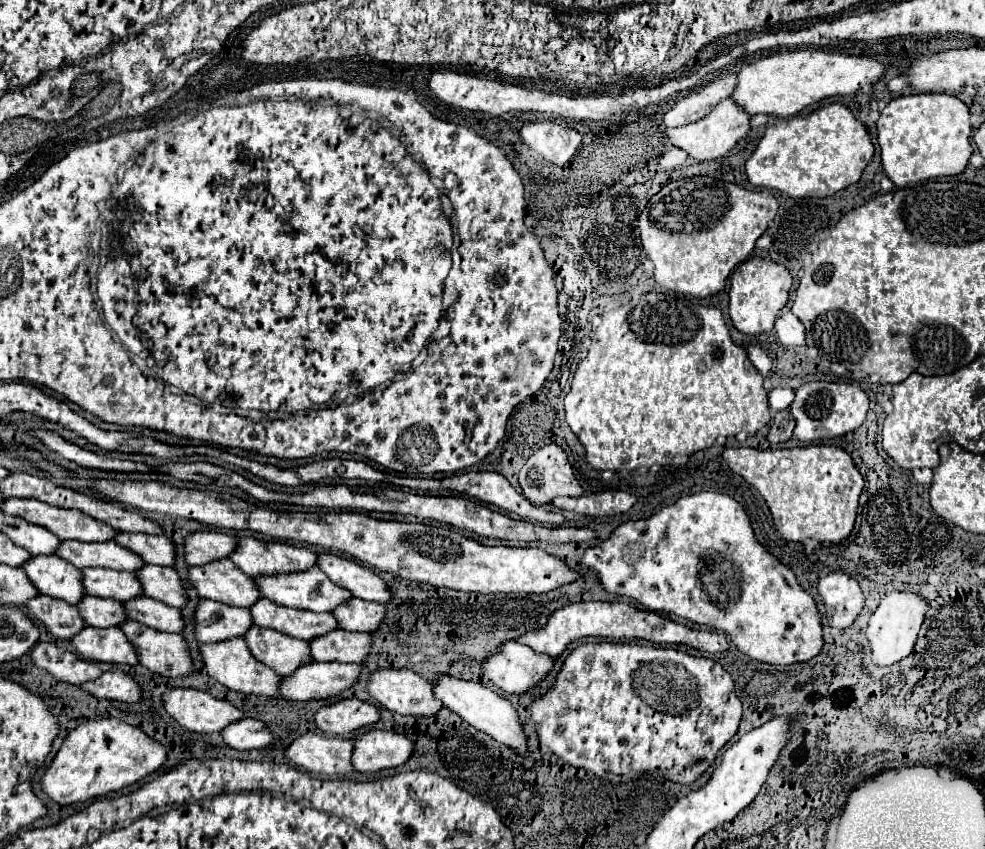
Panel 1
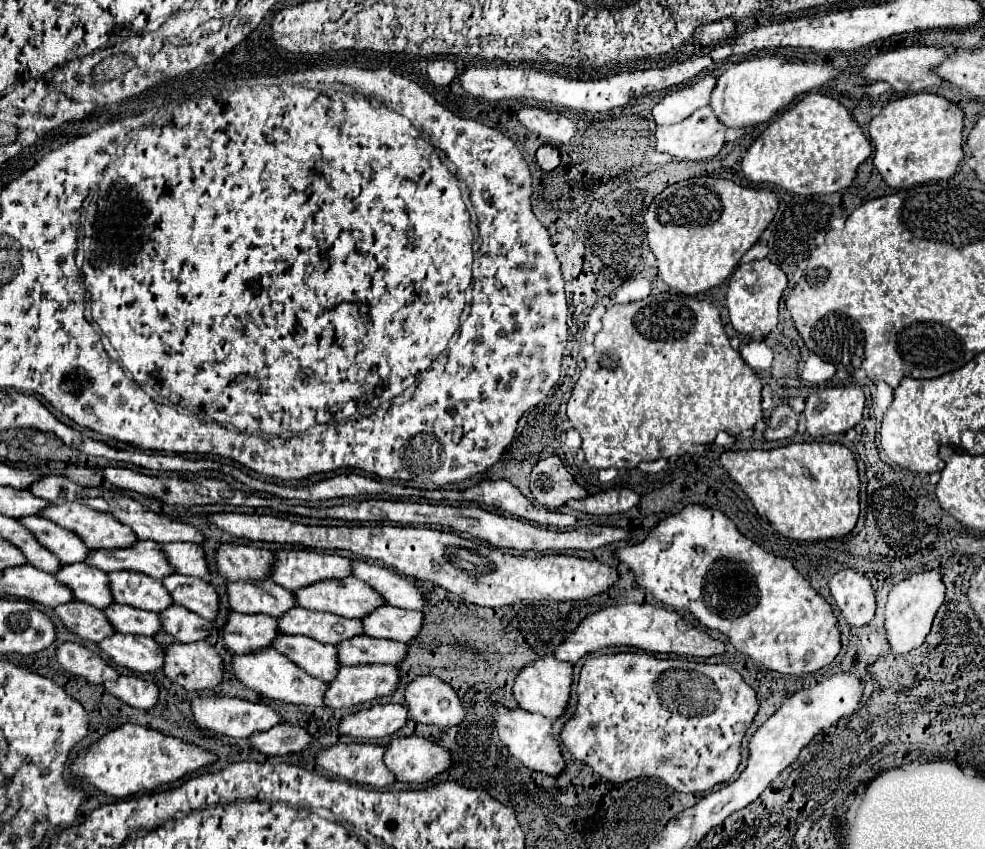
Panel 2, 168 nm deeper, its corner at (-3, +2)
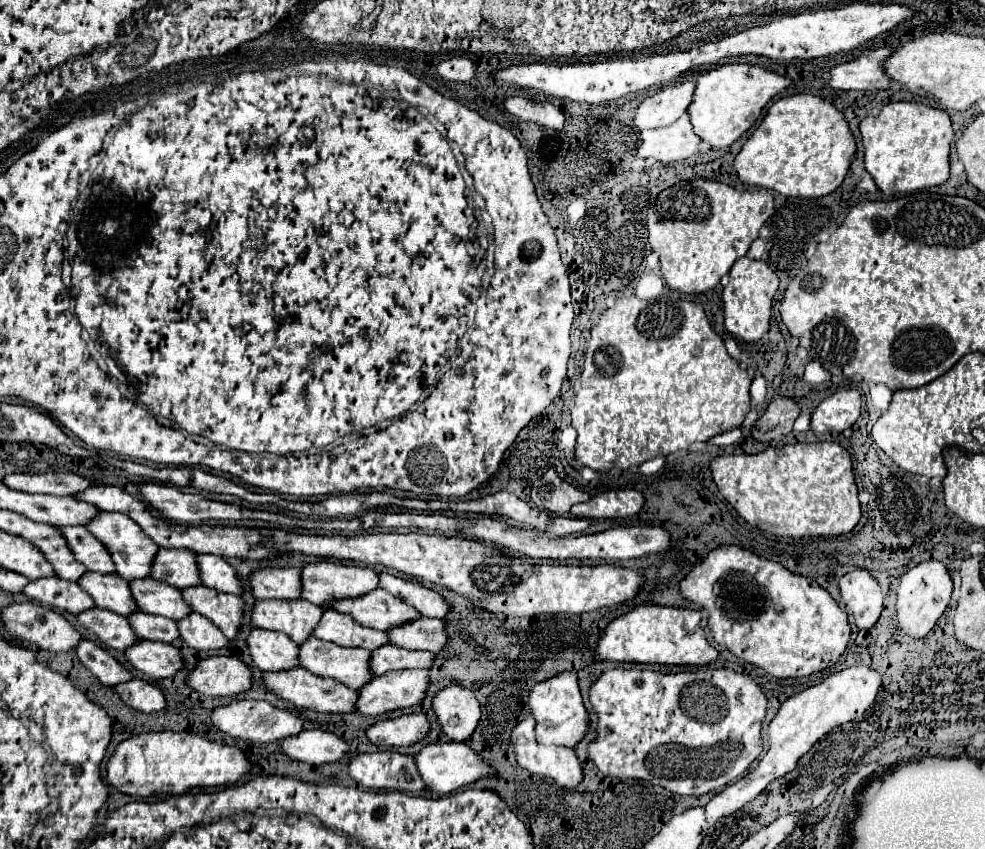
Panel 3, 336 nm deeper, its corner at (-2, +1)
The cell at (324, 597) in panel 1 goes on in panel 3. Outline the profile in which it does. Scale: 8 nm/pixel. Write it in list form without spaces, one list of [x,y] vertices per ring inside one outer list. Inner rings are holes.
[[[373,590],[373,594],[365,594],[365,598],[353,598],[353,602],[335,602],[333,610],[349,614],[359,624],[375,630],[391,630],[421,618],[413,606],[405,604],[387,590]]]

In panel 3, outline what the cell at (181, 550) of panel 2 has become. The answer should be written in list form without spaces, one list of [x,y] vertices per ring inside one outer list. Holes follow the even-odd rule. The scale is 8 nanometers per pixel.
[[[197,554],[197,564],[201,570],[201,580],[205,586],[215,588],[219,592],[243,594],[243,582],[239,580],[237,572],[221,558],[221,556],[207,556],[207,554]]]

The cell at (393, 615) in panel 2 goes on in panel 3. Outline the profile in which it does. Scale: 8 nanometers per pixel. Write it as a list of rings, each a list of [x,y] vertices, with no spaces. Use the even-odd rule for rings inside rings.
[[[419,618],[417,622],[411,622],[409,626],[401,626],[401,630],[389,630],[389,638],[393,638],[391,644],[397,644],[405,650],[427,650],[433,654],[439,654],[447,646],[445,622],[433,620],[433,618]]]

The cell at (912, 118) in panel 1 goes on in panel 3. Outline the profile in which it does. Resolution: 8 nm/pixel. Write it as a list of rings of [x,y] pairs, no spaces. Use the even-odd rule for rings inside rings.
[[[893,102],[883,106],[877,116],[863,118],[859,130],[865,146],[865,170],[885,196],[897,198],[901,194],[939,186],[949,178],[953,130],[947,112],[917,102]]]

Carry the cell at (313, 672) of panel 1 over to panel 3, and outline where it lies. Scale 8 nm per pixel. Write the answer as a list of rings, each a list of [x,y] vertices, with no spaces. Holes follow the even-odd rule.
[[[397,670],[397,674],[375,676],[359,690],[357,712],[383,716],[399,708],[411,708],[423,702],[429,688],[429,670]]]

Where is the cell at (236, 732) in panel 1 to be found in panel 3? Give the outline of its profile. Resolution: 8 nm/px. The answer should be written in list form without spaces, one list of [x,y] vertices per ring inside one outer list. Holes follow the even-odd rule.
[[[303,730],[301,734],[283,740],[281,748],[289,758],[301,760],[307,764],[337,762],[345,758],[345,754],[349,752],[347,742],[323,730]]]

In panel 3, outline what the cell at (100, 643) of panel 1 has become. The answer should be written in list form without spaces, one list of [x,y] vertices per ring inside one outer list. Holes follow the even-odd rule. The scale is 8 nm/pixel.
[[[141,640],[139,644],[125,650],[125,656],[131,662],[131,666],[149,680],[175,676],[183,668],[181,650],[173,644]]]

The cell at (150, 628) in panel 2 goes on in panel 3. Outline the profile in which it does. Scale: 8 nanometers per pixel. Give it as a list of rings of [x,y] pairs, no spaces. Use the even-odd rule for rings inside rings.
[[[135,612],[127,618],[129,618],[133,630],[137,632],[137,636],[141,636],[143,640],[159,640],[159,642],[171,644],[179,638],[177,622],[173,622],[169,618],[161,618],[161,616],[153,616],[153,614],[145,614],[145,612]]]

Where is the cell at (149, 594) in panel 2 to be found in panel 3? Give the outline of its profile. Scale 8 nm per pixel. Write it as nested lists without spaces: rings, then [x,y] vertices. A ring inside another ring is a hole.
[[[155,578],[131,582],[131,592],[133,592],[133,598],[137,600],[139,610],[143,610],[147,614],[181,620],[193,612],[191,606],[185,602],[179,588],[175,588],[167,582],[155,580]]]

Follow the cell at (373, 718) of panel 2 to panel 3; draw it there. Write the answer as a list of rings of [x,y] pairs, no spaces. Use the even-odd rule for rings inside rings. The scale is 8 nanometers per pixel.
[[[407,714],[391,720],[381,720],[367,730],[367,738],[379,748],[405,748],[423,740],[431,730],[425,714]]]

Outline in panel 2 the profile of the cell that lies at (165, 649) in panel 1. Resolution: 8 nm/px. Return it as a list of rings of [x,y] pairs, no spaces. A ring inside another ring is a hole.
[[[206,641],[170,643],[162,651],[164,675],[184,689],[214,689],[222,681],[222,657]]]

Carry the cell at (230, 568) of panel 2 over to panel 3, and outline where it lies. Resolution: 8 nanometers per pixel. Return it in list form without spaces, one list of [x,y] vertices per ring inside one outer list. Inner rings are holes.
[[[261,568],[251,574],[251,588],[257,600],[299,600],[301,570],[299,568]]]

